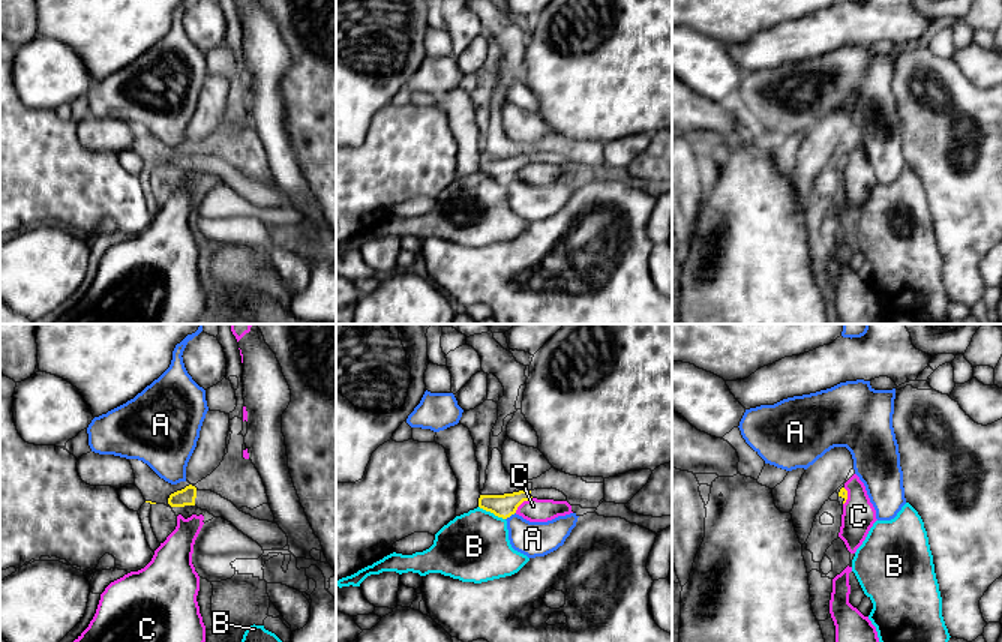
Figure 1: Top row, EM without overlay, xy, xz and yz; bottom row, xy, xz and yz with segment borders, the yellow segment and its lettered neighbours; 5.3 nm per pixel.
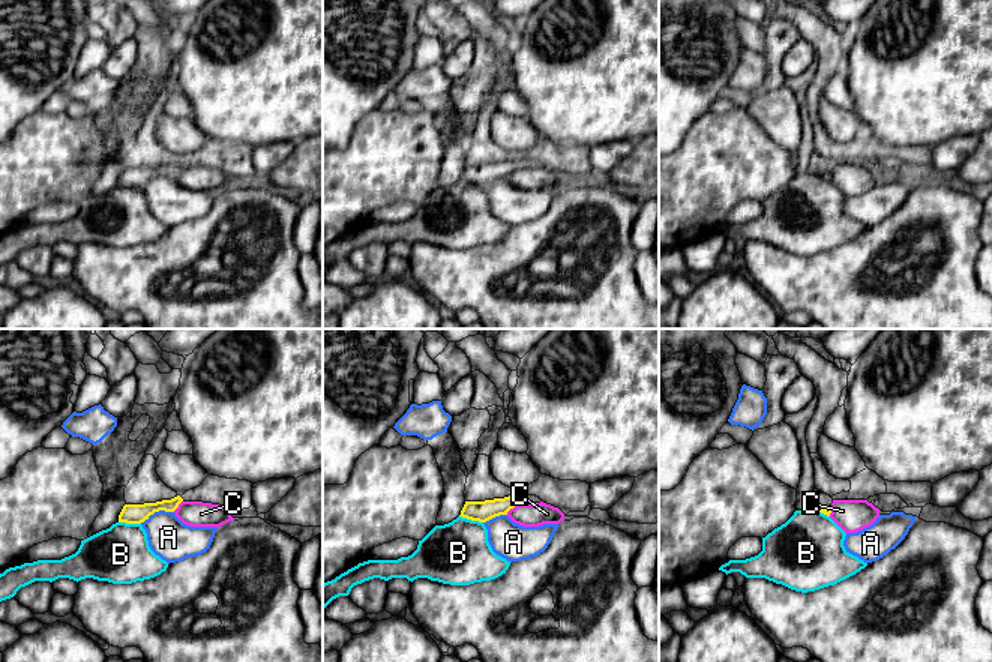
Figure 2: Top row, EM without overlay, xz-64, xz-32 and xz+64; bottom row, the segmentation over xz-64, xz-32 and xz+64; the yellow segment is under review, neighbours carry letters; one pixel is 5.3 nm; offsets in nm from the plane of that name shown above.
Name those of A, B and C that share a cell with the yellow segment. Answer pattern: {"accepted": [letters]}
{"accepted": []}

